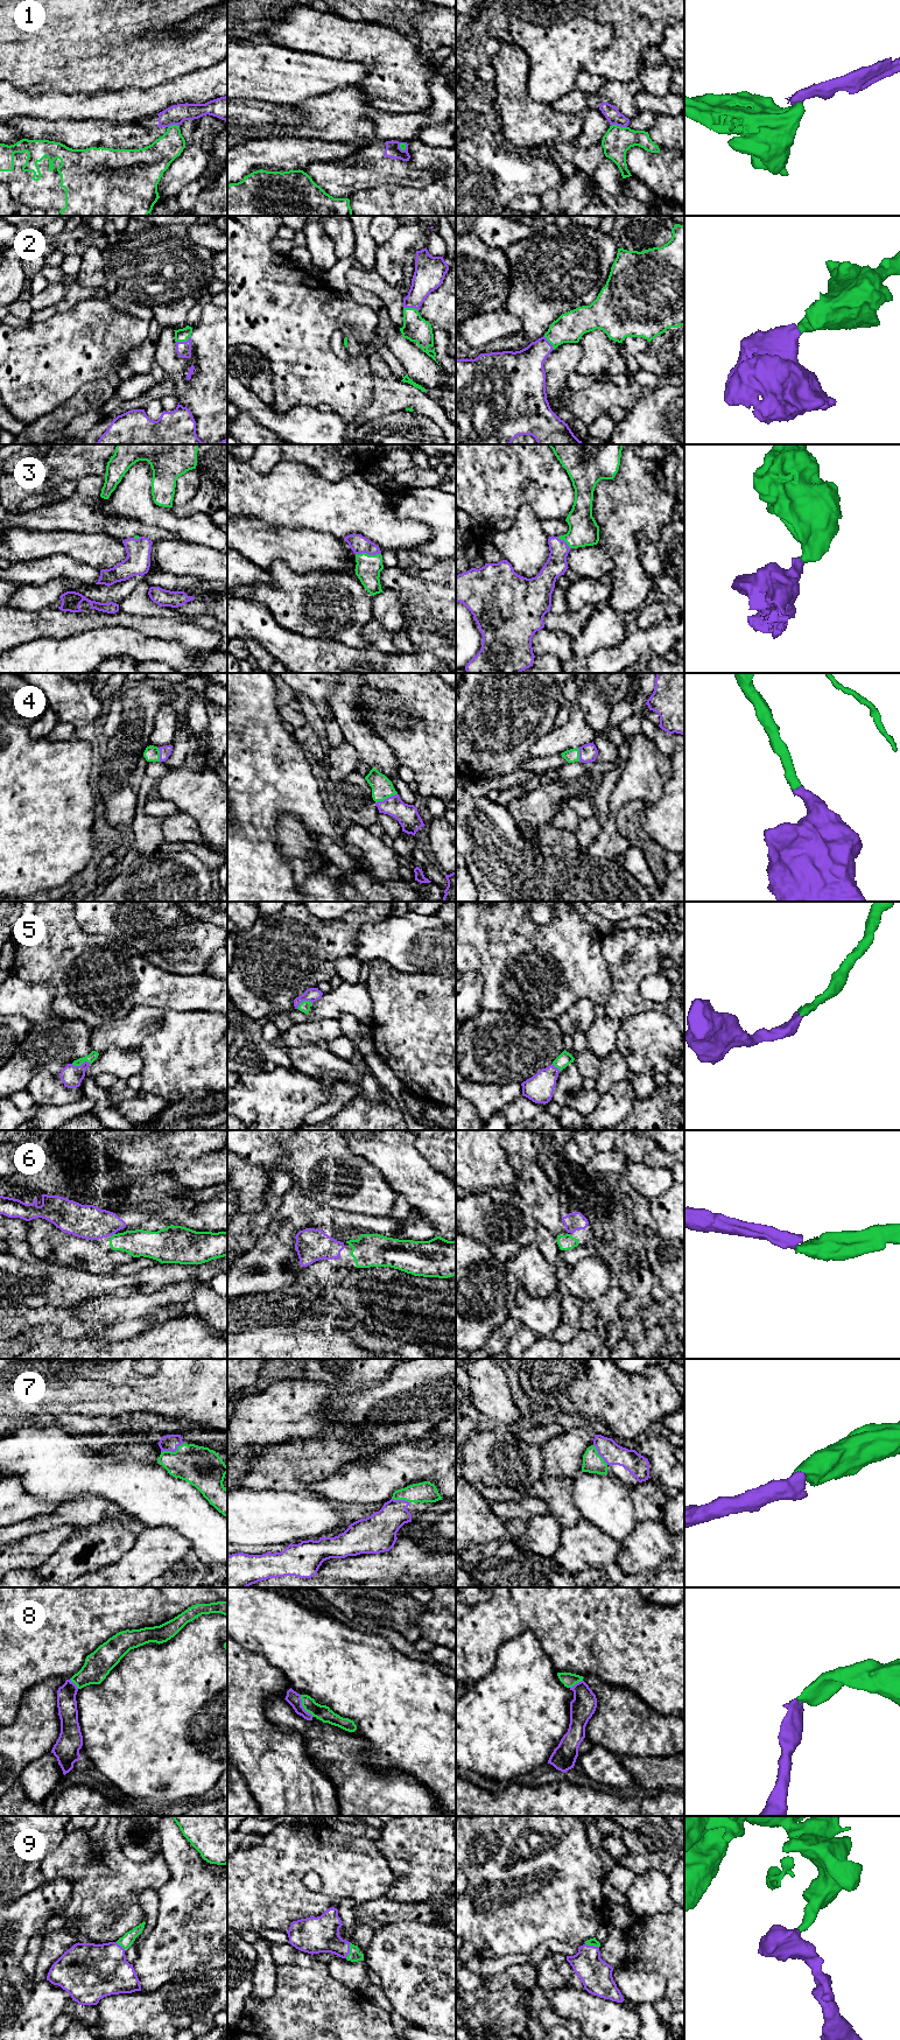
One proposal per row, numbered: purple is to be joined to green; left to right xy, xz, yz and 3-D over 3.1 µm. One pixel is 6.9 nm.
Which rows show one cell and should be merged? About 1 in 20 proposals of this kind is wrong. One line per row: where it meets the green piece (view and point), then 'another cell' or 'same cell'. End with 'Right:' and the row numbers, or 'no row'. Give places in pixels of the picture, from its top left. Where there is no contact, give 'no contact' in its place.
1: contact yz (619, 126); another cell
2: contact xy (183, 341); same cell
3: contact xz (367, 554); same cell
4: contact xz (386, 798); same cell
5: contact xy (81, 1064); same cell
6: contact xy (112, 1235); same cell
7: contact xy (170, 1451); same cell
8: contact xz (302, 1705); same cell
9: contact xz (350, 1950); same cell
Right: 2, 3, 4, 5, 6, 7, 8, 9

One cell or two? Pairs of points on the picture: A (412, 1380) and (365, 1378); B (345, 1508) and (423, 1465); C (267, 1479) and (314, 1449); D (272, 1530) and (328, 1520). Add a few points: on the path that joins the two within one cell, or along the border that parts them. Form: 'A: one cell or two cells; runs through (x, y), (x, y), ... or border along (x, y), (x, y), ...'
A: two cells; border along (392, 1371), (380, 1382), (359, 1389)
B: two cells; border along (327, 1497), (353, 1504)
C: one cell; runs through (279, 1467), (290, 1466), (302, 1460)
D: one cell; runs through (286, 1520), (314, 1520)

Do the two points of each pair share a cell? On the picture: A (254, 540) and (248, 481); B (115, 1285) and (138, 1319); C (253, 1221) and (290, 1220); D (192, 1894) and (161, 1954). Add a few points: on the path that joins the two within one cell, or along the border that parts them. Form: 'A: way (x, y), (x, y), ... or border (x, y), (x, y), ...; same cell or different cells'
A: border (239, 516), (257, 518), (269, 526), (278, 527); different cells
B: border (134, 1290), (98, 1297); different cells
C: border (282, 1197), (266, 1232), (254, 1245); different cells
D: way (187, 1909), (183, 1913), (183, 1926), (170, 1939); same cell

